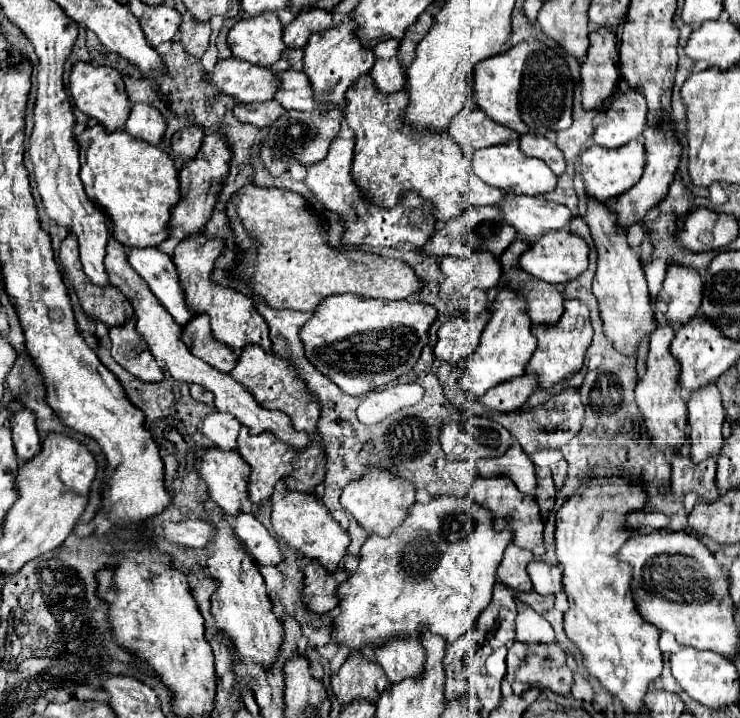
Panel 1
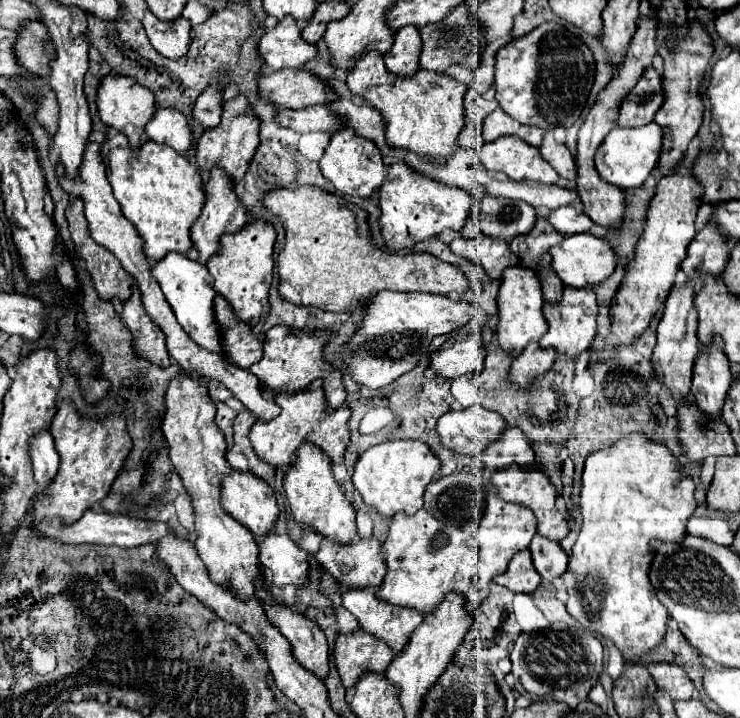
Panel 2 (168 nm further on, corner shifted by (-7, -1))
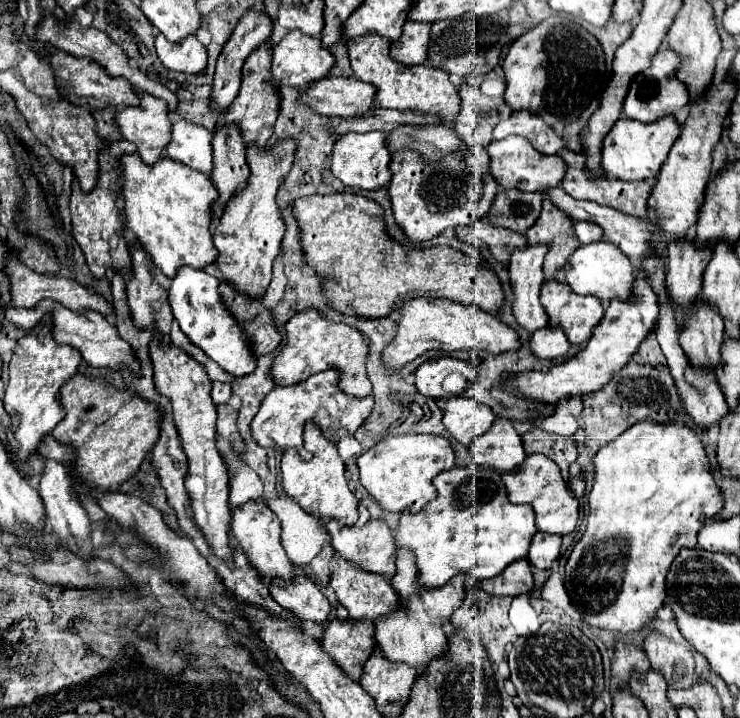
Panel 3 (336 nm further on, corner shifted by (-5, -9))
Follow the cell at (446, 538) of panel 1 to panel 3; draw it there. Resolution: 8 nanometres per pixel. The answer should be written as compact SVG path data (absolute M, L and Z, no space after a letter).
M469 464L463 468L451 468L433 478L433 484L439 492L437 500L429 502L421 512L403 512L401 522L395 530L395 544L405 546L417 554L417 584L427 588L439 588L447 584L457 572L469 570L475 580L493 578L505 570L517 558L527 558L531 538L537 532L535 514L529 504L511 504L507 500L507 490L501 480L501 474L489 466Z

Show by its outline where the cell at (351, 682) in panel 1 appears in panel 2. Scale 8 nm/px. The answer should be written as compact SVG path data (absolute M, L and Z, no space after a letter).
M363 630L337 636L335 666L347 690L353 688L357 680L367 672L385 674L391 660L391 650L387 650L383 642L375 642L375 638Z

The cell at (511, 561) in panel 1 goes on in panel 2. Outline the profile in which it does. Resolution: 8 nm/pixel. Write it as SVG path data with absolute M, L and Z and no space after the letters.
M527 548L517 552L511 558L509 568L503 574L495 576L493 580L497 584L509 588L511 592L525 592L525 594L531 594L541 584L541 578L531 562L531 552Z

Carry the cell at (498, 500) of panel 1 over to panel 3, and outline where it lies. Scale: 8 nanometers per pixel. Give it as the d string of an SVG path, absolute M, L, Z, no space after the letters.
M527 454L519 466L503 474L503 482L507 486L509 502L533 506L537 514L537 528L541 532L565 536L575 530L577 516L579 516L579 502L575 494L569 490L567 482L563 480L559 466L551 458L547 458L545 454Z

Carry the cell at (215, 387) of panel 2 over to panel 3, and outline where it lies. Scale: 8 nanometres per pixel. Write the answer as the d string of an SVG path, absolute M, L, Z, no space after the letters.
M213 382L211 396L213 396L215 404L229 402L229 398L231 398L231 384L227 384L227 382Z

